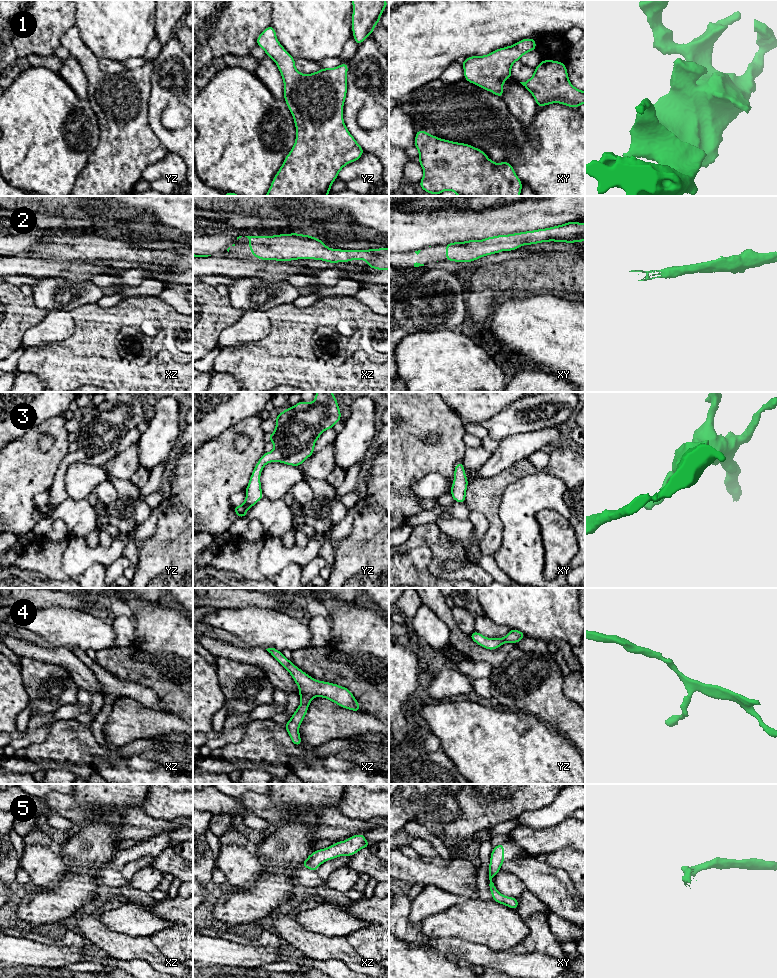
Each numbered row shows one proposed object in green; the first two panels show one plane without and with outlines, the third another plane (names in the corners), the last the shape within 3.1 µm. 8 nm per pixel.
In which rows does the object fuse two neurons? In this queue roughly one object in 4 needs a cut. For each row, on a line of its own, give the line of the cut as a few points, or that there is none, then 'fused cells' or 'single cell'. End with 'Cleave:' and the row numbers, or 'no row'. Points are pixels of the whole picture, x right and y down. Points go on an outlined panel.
1: no cut; single cell
2: no cut; single cell
3: no cut; single cell
4: no cut; single cell
5: no cut; single cell
Cleave: no row

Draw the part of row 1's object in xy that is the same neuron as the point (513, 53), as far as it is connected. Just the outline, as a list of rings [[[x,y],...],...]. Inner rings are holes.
[[[526,38],[518,41],[514,45],[503,47],[501,49],[499,48],[484,56],[470,56],[462,61],[464,79],[503,98],[503,83],[512,77],[512,65],[520,60],[524,54],[534,50],[536,50],[535,39]]]

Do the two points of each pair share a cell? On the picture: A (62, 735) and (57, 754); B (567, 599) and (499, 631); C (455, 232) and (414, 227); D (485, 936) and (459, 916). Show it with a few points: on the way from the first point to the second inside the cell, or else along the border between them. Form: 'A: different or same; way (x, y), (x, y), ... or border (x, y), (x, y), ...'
A: same; way (62, 740), (61, 749)
B: different; border (486, 616), (495, 623), (510, 628)
C: same; way (445, 228), (424, 228)
D: same; way (479, 930), (469, 920), (465, 920)

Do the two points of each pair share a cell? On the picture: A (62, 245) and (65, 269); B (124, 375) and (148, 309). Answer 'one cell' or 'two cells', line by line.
A: two cells
B: one cell

